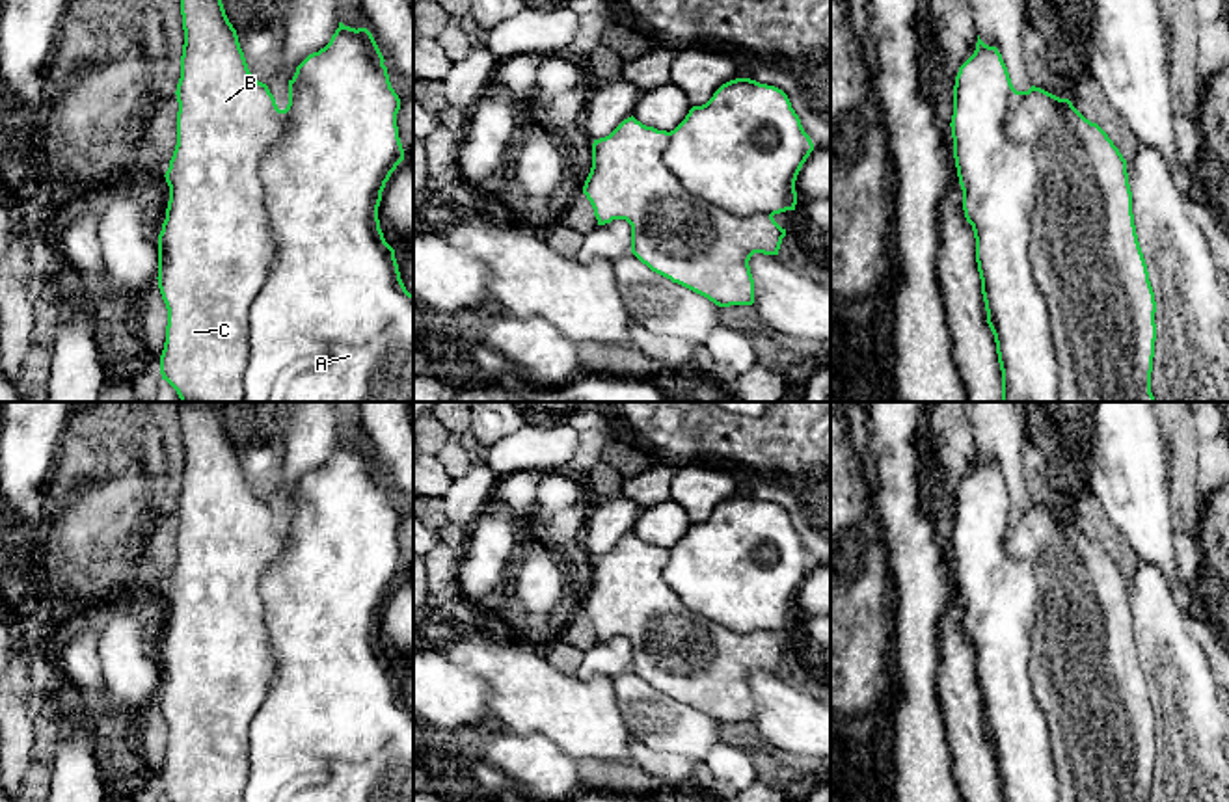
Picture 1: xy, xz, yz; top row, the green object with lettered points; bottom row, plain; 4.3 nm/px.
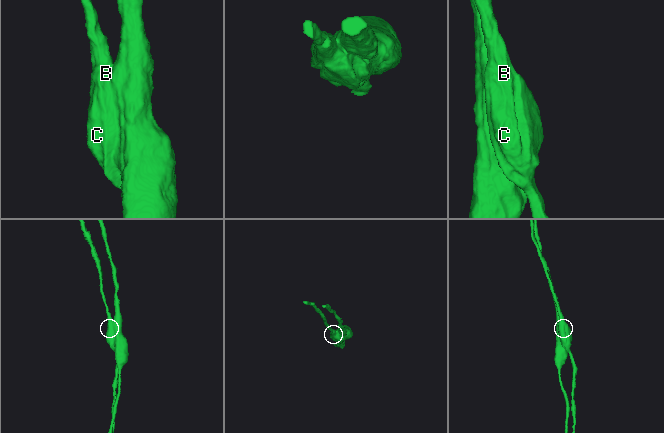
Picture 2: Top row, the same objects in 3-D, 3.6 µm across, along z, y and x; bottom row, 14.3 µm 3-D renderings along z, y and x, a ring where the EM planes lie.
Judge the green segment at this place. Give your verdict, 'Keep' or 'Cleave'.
Cleave

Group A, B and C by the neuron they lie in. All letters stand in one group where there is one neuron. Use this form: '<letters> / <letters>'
A / B C

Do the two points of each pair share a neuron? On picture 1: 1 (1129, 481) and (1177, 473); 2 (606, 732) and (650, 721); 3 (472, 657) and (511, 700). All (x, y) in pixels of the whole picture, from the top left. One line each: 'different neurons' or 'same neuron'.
1: different neurons
2: different neurons
3: same neuron

